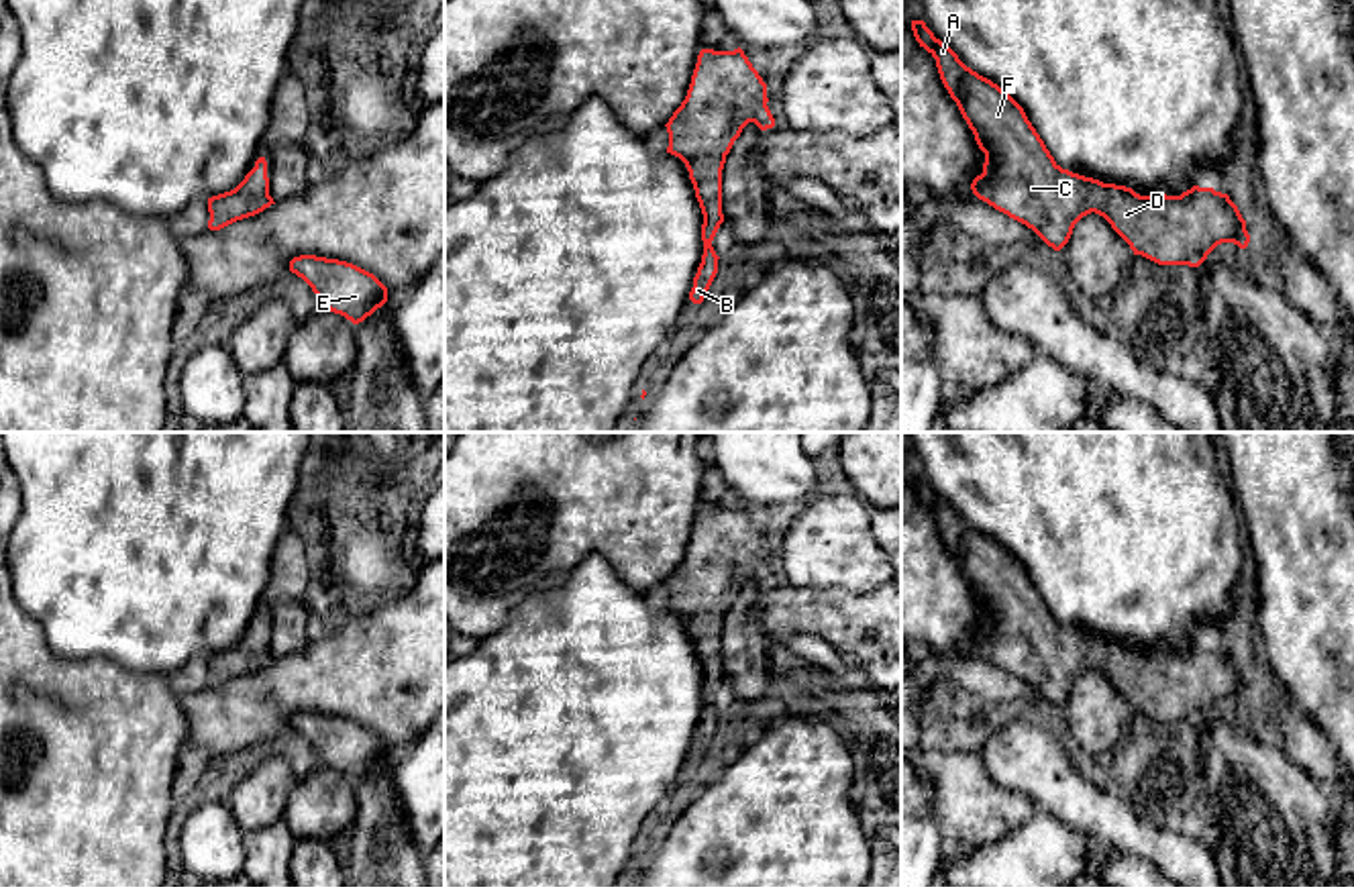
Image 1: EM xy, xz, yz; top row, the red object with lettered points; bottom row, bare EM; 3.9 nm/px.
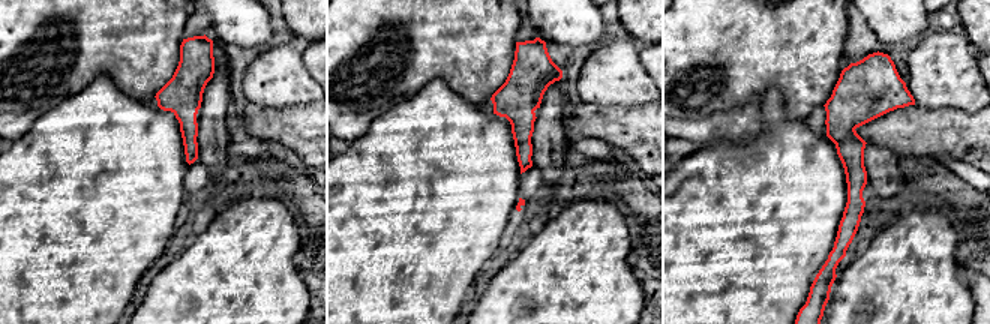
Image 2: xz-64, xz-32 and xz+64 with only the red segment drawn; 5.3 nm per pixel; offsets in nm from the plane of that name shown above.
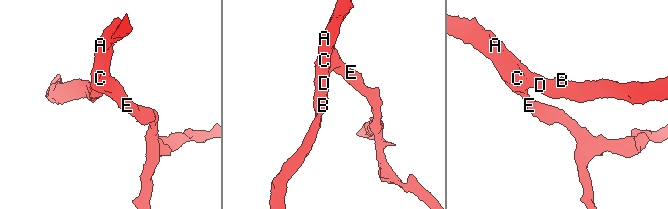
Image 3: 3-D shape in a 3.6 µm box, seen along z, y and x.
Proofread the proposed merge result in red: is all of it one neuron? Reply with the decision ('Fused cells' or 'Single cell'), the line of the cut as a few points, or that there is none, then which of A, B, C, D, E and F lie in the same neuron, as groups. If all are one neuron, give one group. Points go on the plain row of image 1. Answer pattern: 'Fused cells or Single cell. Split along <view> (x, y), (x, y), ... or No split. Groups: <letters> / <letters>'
Single cell. No split. Groups: A B C D E F

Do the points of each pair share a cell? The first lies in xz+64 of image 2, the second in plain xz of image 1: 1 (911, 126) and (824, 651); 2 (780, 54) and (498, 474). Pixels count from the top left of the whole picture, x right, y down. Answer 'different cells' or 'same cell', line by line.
1: different cells
2: same cell

